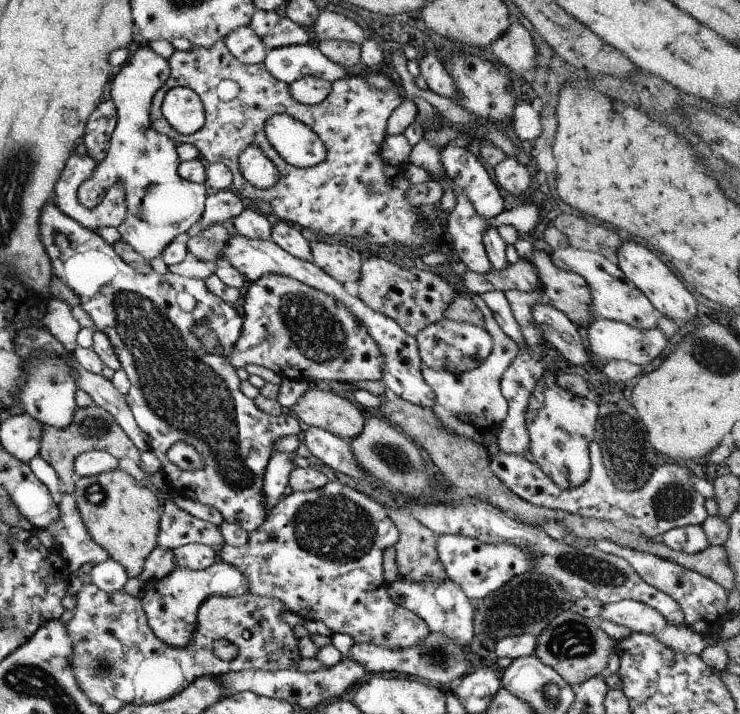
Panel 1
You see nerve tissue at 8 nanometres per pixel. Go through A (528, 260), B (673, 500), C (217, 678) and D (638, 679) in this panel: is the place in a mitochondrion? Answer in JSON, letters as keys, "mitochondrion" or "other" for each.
{"A":"other","B":"mitochondrion","C":"other","D":"other"}

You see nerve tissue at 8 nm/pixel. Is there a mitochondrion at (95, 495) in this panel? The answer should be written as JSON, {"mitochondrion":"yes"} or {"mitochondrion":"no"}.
{"mitochondrion":"yes"}

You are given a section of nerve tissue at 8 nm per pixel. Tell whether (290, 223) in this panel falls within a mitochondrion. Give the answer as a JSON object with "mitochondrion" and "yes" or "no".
{"mitochondrion":"no"}

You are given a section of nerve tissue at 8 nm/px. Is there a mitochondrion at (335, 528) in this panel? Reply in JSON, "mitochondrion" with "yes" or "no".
{"mitochondrion":"yes"}

